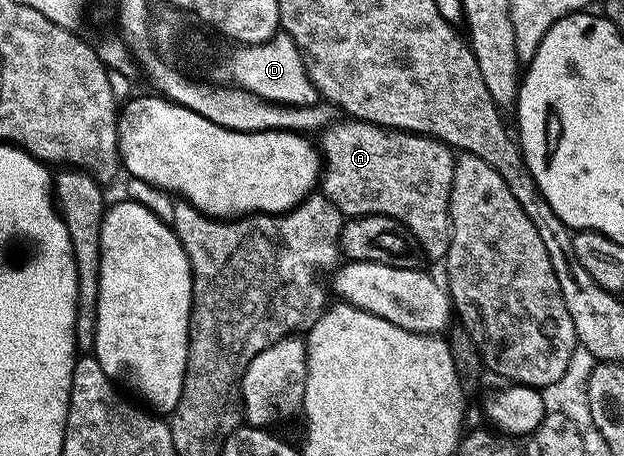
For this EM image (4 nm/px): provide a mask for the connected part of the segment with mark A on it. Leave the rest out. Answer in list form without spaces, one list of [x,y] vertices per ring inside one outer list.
[[[345,120],[347,122],[336,121],[322,131],[323,144],[321,143],[322,161],[325,163],[325,169],[321,177],[321,194],[343,213],[344,219],[368,218],[376,214],[377,216],[389,216],[397,220],[403,227],[409,231],[417,243],[418,249],[423,250],[431,258],[446,259],[449,248],[451,247],[451,193],[453,192],[453,180],[455,179],[455,164],[457,154],[447,143],[439,141],[438,138],[424,136],[422,134],[409,134],[406,132],[396,132],[393,130],[384,130],[381,126],[372,126],[367,122],[357,122],[354,120]]]

